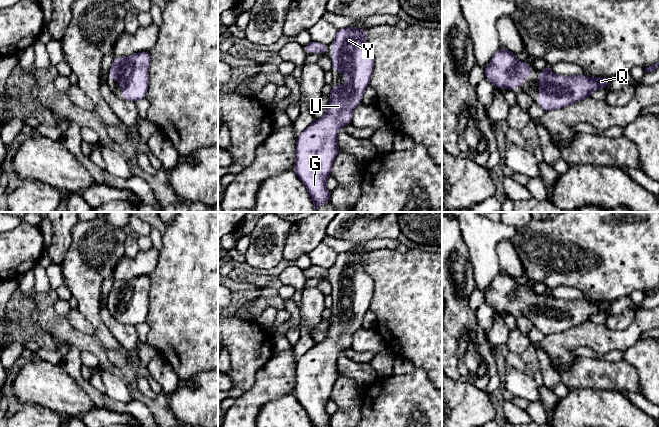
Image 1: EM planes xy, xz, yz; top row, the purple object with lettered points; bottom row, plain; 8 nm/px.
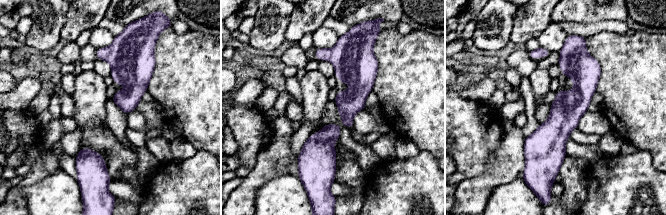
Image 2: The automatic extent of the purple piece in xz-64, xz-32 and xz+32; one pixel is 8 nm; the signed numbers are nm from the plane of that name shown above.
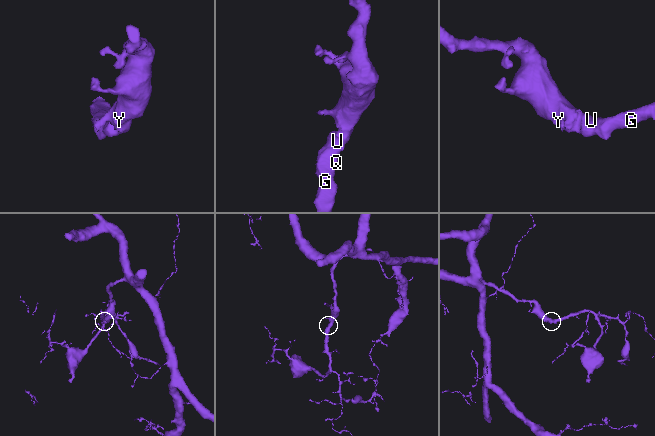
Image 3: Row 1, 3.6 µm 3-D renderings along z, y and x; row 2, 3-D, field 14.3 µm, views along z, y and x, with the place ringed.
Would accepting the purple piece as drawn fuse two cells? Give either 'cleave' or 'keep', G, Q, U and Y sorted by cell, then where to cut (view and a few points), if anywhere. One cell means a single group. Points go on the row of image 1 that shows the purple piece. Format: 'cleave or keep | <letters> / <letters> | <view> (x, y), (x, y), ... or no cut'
keep | G Q U Y | no cut

